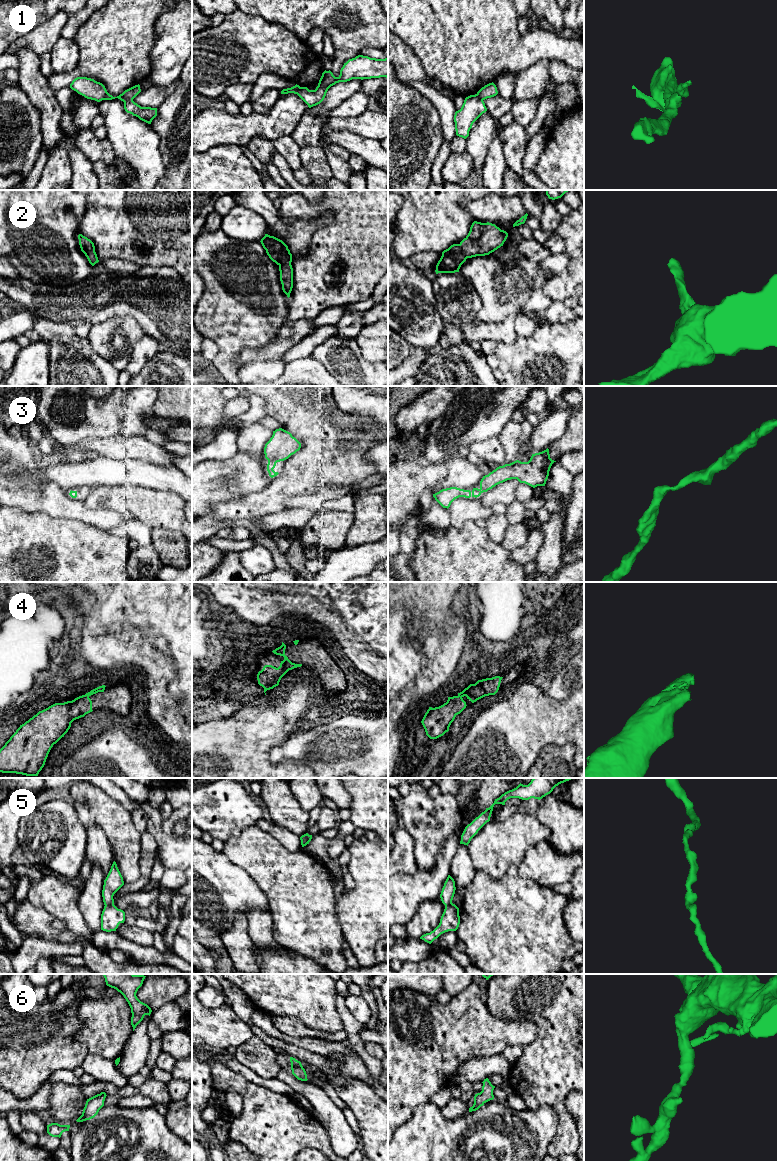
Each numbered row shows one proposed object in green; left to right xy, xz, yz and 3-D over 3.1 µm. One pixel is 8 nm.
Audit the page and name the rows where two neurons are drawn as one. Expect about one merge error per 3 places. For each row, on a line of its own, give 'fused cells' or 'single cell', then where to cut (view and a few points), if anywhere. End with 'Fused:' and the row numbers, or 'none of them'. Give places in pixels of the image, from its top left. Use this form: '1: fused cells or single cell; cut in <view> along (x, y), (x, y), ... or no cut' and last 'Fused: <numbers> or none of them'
1: fused cells; cut in xz along (318, 85), (328, 88)
2: single cell; no cut
3: single cell; no cut
4: single cell; no cut
5: single cell; no cut
6: single cell; no cut
Fused: 1

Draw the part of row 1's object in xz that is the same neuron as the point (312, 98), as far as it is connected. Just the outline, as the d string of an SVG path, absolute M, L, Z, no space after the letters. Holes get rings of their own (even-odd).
M295 85L291 88L283 89L281 94L294 93L297 94L309 108L320 104L328 91L329 88L317 86L315 90L309 90L307 87L300 87Z

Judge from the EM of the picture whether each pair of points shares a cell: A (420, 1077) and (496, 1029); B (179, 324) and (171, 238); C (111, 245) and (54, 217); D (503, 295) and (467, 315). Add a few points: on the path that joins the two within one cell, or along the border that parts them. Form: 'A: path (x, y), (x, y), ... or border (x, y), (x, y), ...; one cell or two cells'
A: path (438, 1058), (463, 1033), (477, 1033); one cell
B: border (151, 265), (170, 266), (181, 277); two cells
C: border (87, 207), (80, 219), (78, 233); two cells
D: border (472, 286), (481, 302), (481, 309), (475, 320); two cells

